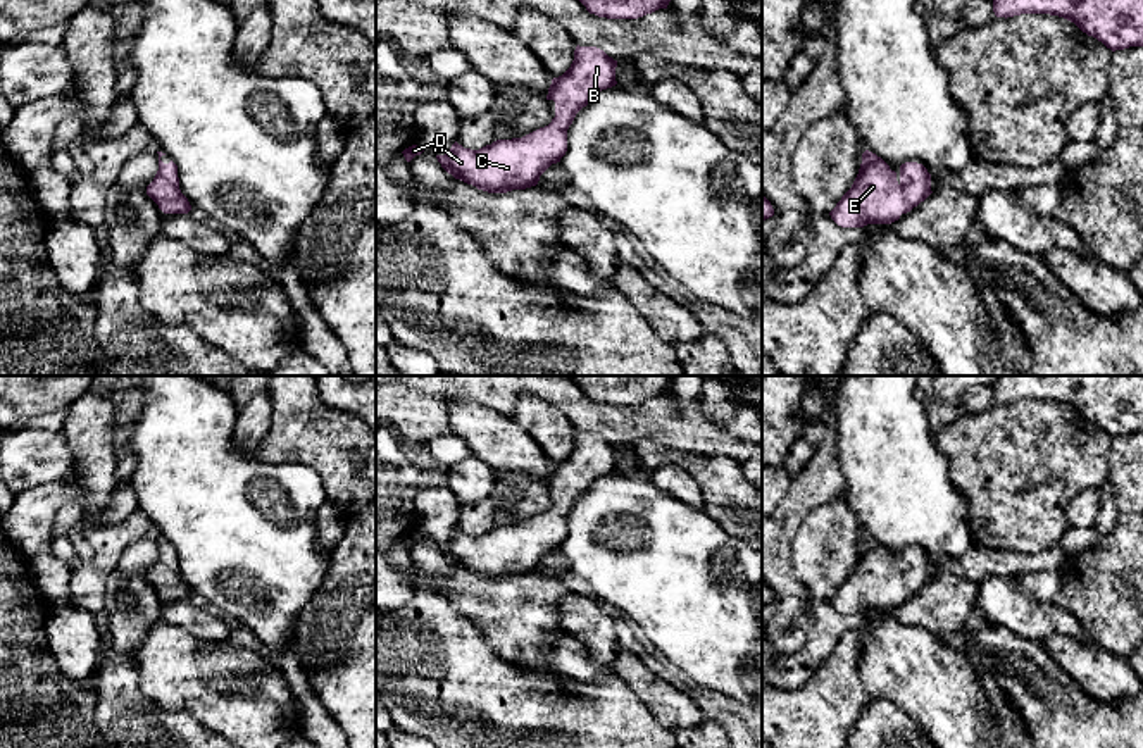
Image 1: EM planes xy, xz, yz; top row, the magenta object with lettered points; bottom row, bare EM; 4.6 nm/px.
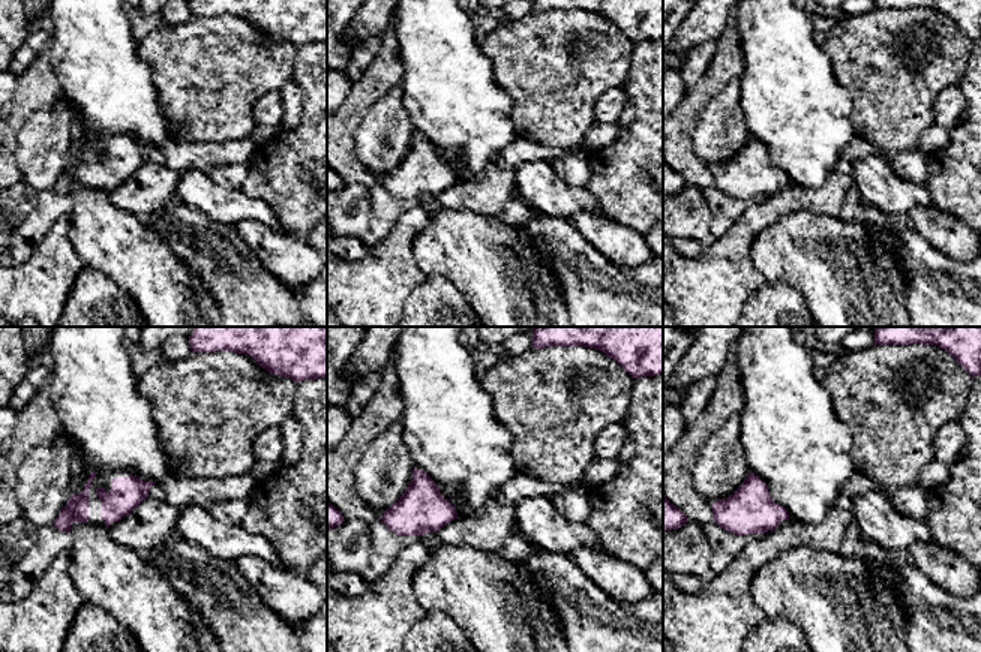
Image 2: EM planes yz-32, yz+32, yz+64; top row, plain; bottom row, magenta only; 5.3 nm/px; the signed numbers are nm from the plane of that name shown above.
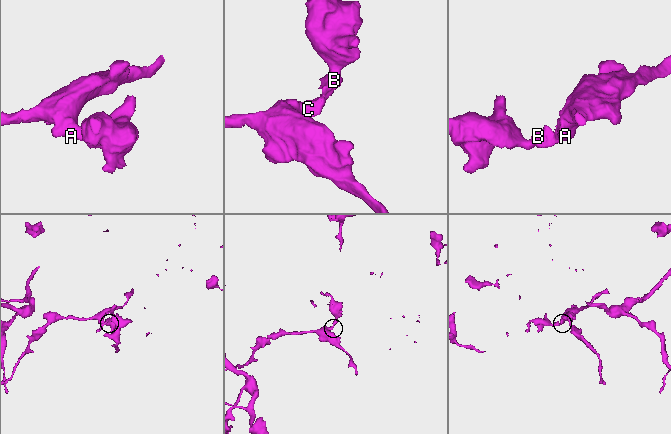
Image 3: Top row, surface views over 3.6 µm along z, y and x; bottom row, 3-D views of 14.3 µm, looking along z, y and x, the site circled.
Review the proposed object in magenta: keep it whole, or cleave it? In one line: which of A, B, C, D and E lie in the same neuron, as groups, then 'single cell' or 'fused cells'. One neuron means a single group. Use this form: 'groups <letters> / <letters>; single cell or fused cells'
groups A B C D E; single cell

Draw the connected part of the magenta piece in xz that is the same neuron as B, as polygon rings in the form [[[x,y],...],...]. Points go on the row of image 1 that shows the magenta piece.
[[[576,47],[571,67],[552,79],[547,100],[555,102],[555,117],[522,138],[497,140],[479,150],[457,141],[445,155],[436,155],[441,167],[467,184],[488,193],[507,193],[536,186],[540,176],[560,162],[567,152],[567,129],[576,114],[591,98],[615,81],[617,60],[596,47]]]

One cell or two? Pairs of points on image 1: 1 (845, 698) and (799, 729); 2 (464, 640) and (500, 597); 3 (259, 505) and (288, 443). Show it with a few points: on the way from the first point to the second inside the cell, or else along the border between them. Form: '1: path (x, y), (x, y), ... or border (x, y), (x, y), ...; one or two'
1: path (833, 702), (811, 721); one
2: border (445, 598), (474, 624), (500, 657); two
3: border (254, 452), (266, 462), (307, 464), (318, 474); two

